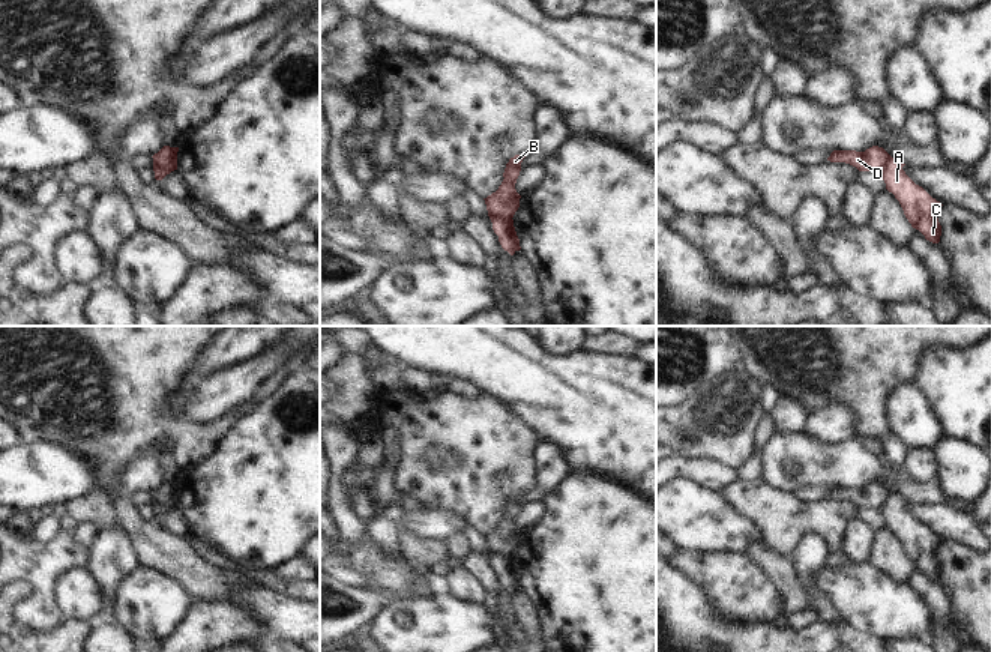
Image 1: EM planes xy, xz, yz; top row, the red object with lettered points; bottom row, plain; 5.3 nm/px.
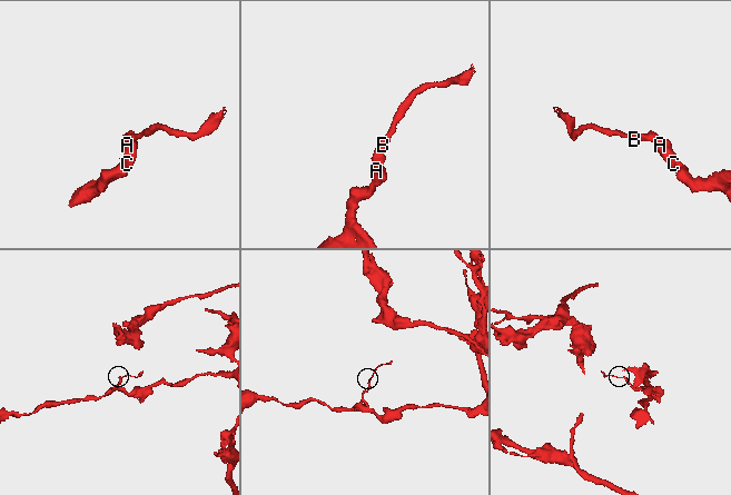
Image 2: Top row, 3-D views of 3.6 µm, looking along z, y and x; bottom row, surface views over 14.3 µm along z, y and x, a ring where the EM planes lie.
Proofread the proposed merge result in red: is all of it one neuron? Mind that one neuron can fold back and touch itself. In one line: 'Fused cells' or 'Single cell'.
Fused cells.

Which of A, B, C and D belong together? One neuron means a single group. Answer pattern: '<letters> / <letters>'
A C / B D

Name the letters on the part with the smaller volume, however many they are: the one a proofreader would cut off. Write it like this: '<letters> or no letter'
B, D

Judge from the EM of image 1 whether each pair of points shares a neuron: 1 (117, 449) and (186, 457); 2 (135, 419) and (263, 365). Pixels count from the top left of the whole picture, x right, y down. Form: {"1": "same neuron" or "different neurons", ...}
{"1": "same neuron", "2": "different neurons"}

